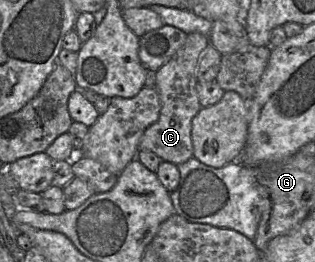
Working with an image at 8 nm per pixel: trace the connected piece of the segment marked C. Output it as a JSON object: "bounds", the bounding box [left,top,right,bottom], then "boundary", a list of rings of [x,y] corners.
{"bounds":[138,34,209,165],"boundary":[[[188,34],[183,47],[155,72],[155,88],[161,103],[160,116],[143,133],[138,144],[139,151],[151,151],[162,161],[175,165],[180,165],[193,157],[192,121],[201,110],[197,93],[197,68],[209,44],[209,37],[203,34]]]}

